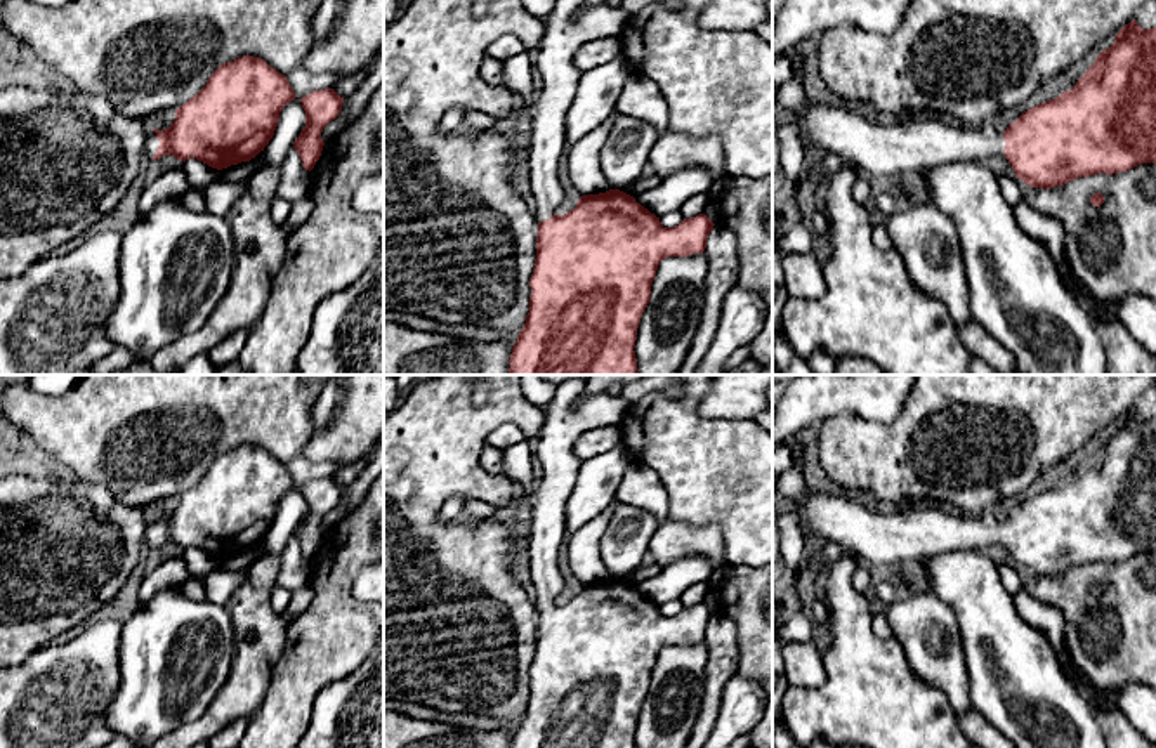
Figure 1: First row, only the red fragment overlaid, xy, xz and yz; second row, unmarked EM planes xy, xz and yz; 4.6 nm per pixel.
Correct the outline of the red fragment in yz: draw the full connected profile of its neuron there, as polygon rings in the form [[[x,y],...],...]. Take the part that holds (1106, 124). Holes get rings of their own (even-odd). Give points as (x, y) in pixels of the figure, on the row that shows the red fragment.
[[[1137,21],[1125,24],[1114,36],[1114,43],[1102,50],[1071,90],[1024,111],[1000,134],[993,121],[979,127],[949,127],[936,118],[870,118],[859,108],[835,101],[818,104],[807,97],[798,109],[798,137],[805,149],[819,148],[840,154],[845,161],[857,163],[861,174],[916,175],[918,172],[946,163],[982,161],[1003,154],[1012,165],[1015,177],[1026,186],[1050,189],[1080,177],[1095,174],[1120,174],[1142,163],[1156,163],[1156,28],[1144,30]]]

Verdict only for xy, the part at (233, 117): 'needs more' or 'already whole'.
needs more

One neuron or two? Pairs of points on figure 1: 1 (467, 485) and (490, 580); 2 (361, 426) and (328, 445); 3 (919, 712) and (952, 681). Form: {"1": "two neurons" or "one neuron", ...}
{"1": "one neuron", "2": "one neuron", "3": "two neurons"}

